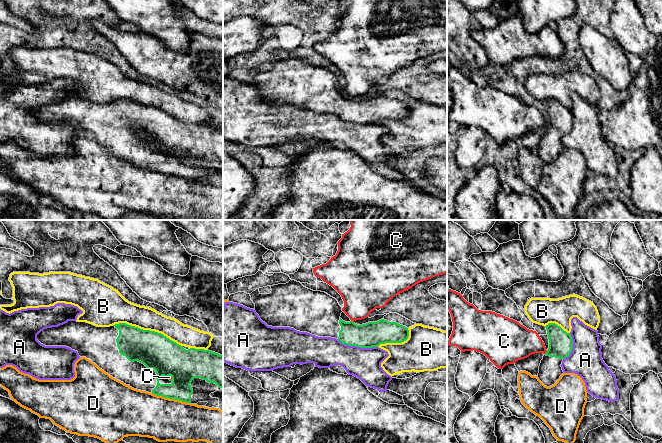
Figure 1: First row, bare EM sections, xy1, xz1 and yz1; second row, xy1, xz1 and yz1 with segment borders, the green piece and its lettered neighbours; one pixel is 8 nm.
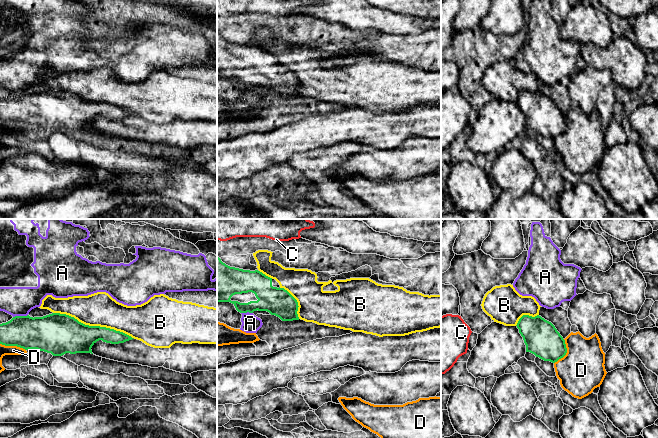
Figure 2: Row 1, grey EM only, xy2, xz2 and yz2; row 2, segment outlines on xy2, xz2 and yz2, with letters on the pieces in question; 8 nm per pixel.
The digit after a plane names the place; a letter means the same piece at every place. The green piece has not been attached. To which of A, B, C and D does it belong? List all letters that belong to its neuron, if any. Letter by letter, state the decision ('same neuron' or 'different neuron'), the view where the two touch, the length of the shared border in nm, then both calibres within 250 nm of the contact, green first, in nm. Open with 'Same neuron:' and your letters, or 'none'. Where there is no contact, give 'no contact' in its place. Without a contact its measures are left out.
Same neuron: none
A: different neuron; meets green in xz1; contact 340 nm long; 200 nm thick on the green side, 260 nm on the other
B: different neuron; meets green in xy2; contact 700 nm long; 300 nm thick on the green side, 280 nm on the other
C: different neuron; meets green in yz1; contact 40 nm long; 190 nm thick on the green side, 280 nm on the other
D: different neuron; meets green in xy1; contact 340 nm long; 220 nm thick on the green side, 360 nm on the other

